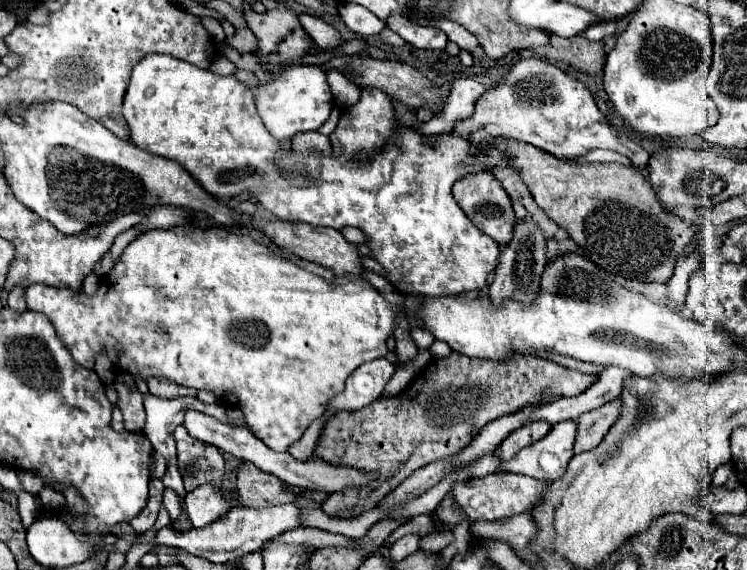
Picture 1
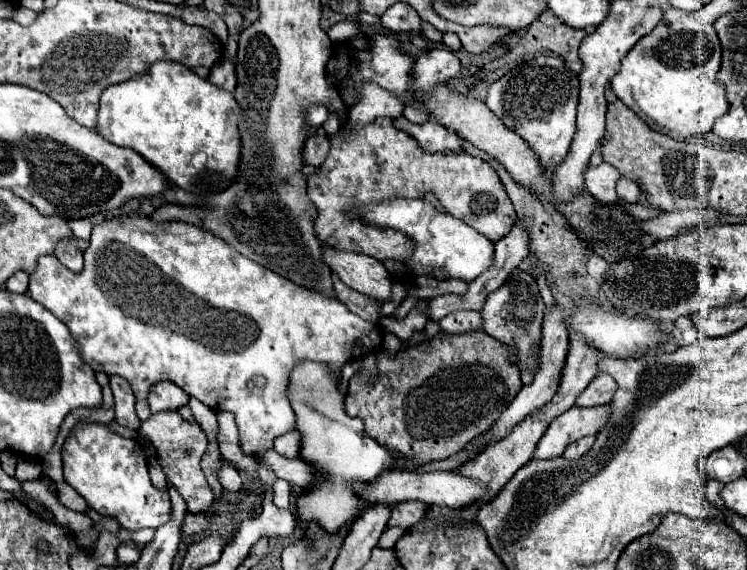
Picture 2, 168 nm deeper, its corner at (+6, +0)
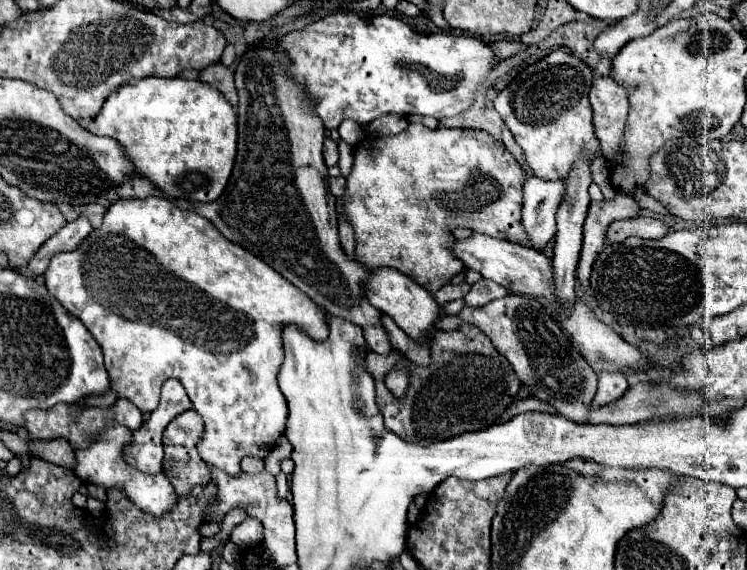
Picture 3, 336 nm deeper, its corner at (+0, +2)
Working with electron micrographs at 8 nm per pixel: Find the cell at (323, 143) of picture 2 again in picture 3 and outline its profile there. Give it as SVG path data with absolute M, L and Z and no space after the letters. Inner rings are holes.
M331 137L325 139L325 145L323 145L323 159L325 159L325 165L327 165L327 167L337 165L337 161L339 161L339 149L337 149L337 143L335 143Z

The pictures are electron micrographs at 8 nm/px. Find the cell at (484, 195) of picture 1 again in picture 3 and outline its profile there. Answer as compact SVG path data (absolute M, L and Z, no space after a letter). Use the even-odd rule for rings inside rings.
M411 123L405 131L401 131L399 135L389 135L389 137L365 137L359 145L355 145L353 149L353 169L347 177L347 185L345 185L345 195L341 197L341 205L343 205L343 217L351 223L353 231L355 231L355 259L367 267L393 267L403 271L405 275L413 277L421 287L425 287L427 291L435 293L439 287L447 285L451 281L451 277L459 275L463 271L464 264L461 260L455 259L451 253L451 239L453 235L447 235L451 231L451 227L469 227L477 233L485 233L491 235L495 239L505 239L511 243L521 243L525 239L523 233L523 225L521 225L521 185L527 179L527 175L523 173L523 169L519 167L519 163L515 161L515 157L501 145L497 143L489 133L485 131L475 131L475 129L447 129L447 127L439 127L439 129L427 129L421 123Z

